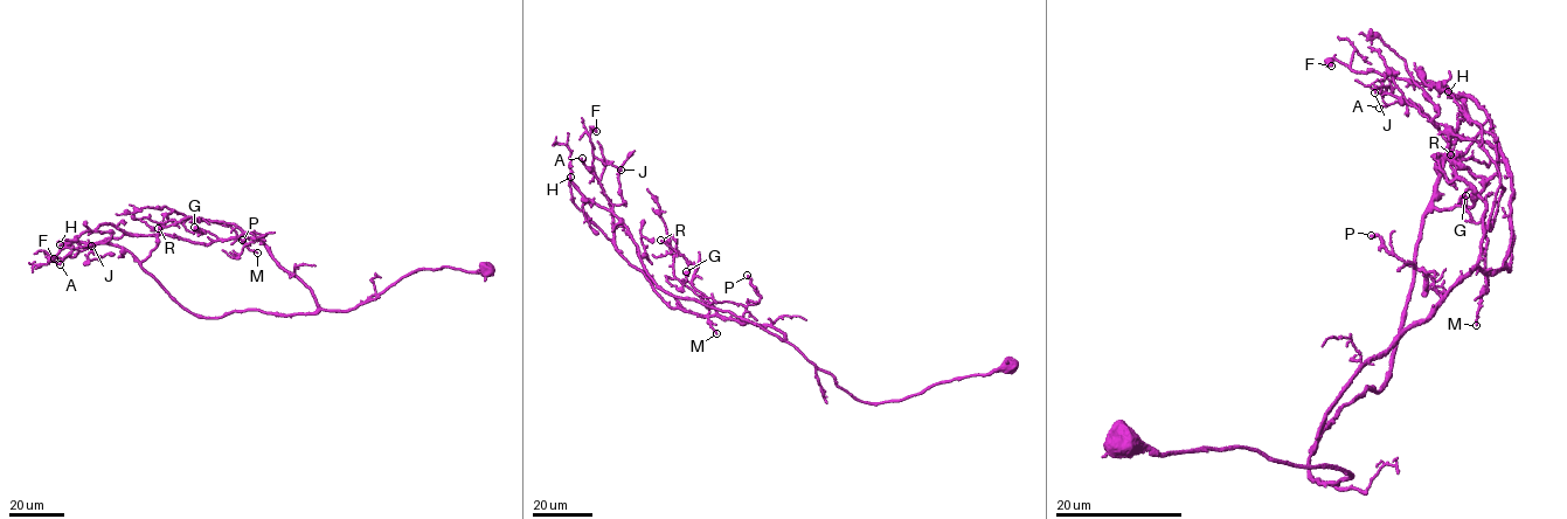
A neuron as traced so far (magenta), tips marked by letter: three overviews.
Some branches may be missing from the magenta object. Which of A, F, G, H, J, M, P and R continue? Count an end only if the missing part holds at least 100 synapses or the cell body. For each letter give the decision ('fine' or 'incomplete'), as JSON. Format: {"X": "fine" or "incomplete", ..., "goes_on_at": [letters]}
{"A": "fine", "F": "fine", "G": "fine", "H": "incomplete", "J": "fine", "M": "fine", "P": "fine", "R": "fine", "goes_on_at": ["H"]}

